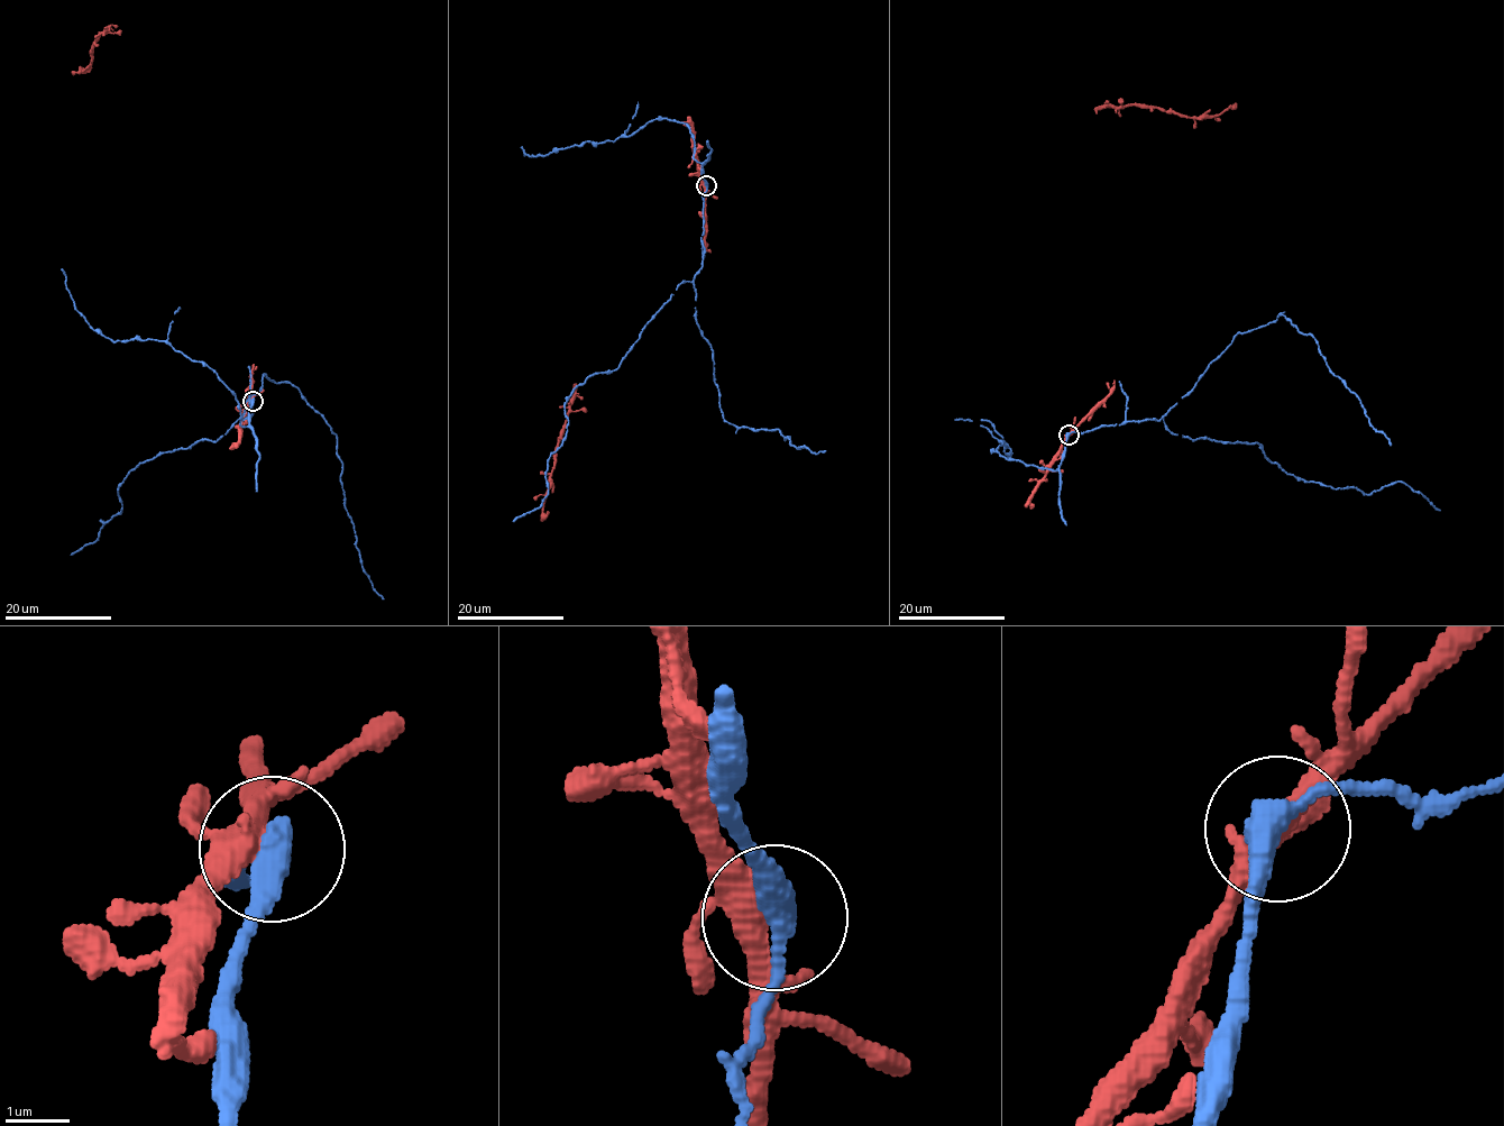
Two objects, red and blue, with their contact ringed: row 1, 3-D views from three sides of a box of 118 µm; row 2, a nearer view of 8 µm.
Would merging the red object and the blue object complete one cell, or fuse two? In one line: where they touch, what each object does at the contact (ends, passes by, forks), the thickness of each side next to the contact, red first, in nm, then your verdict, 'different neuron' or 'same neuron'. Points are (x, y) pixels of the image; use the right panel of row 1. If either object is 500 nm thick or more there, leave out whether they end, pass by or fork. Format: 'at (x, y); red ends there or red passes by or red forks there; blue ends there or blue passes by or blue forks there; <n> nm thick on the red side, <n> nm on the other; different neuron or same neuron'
at (1069, 435); red forks there; blue passes by; 340 nm thick on the red side, 360 nm on the other; different neuron

